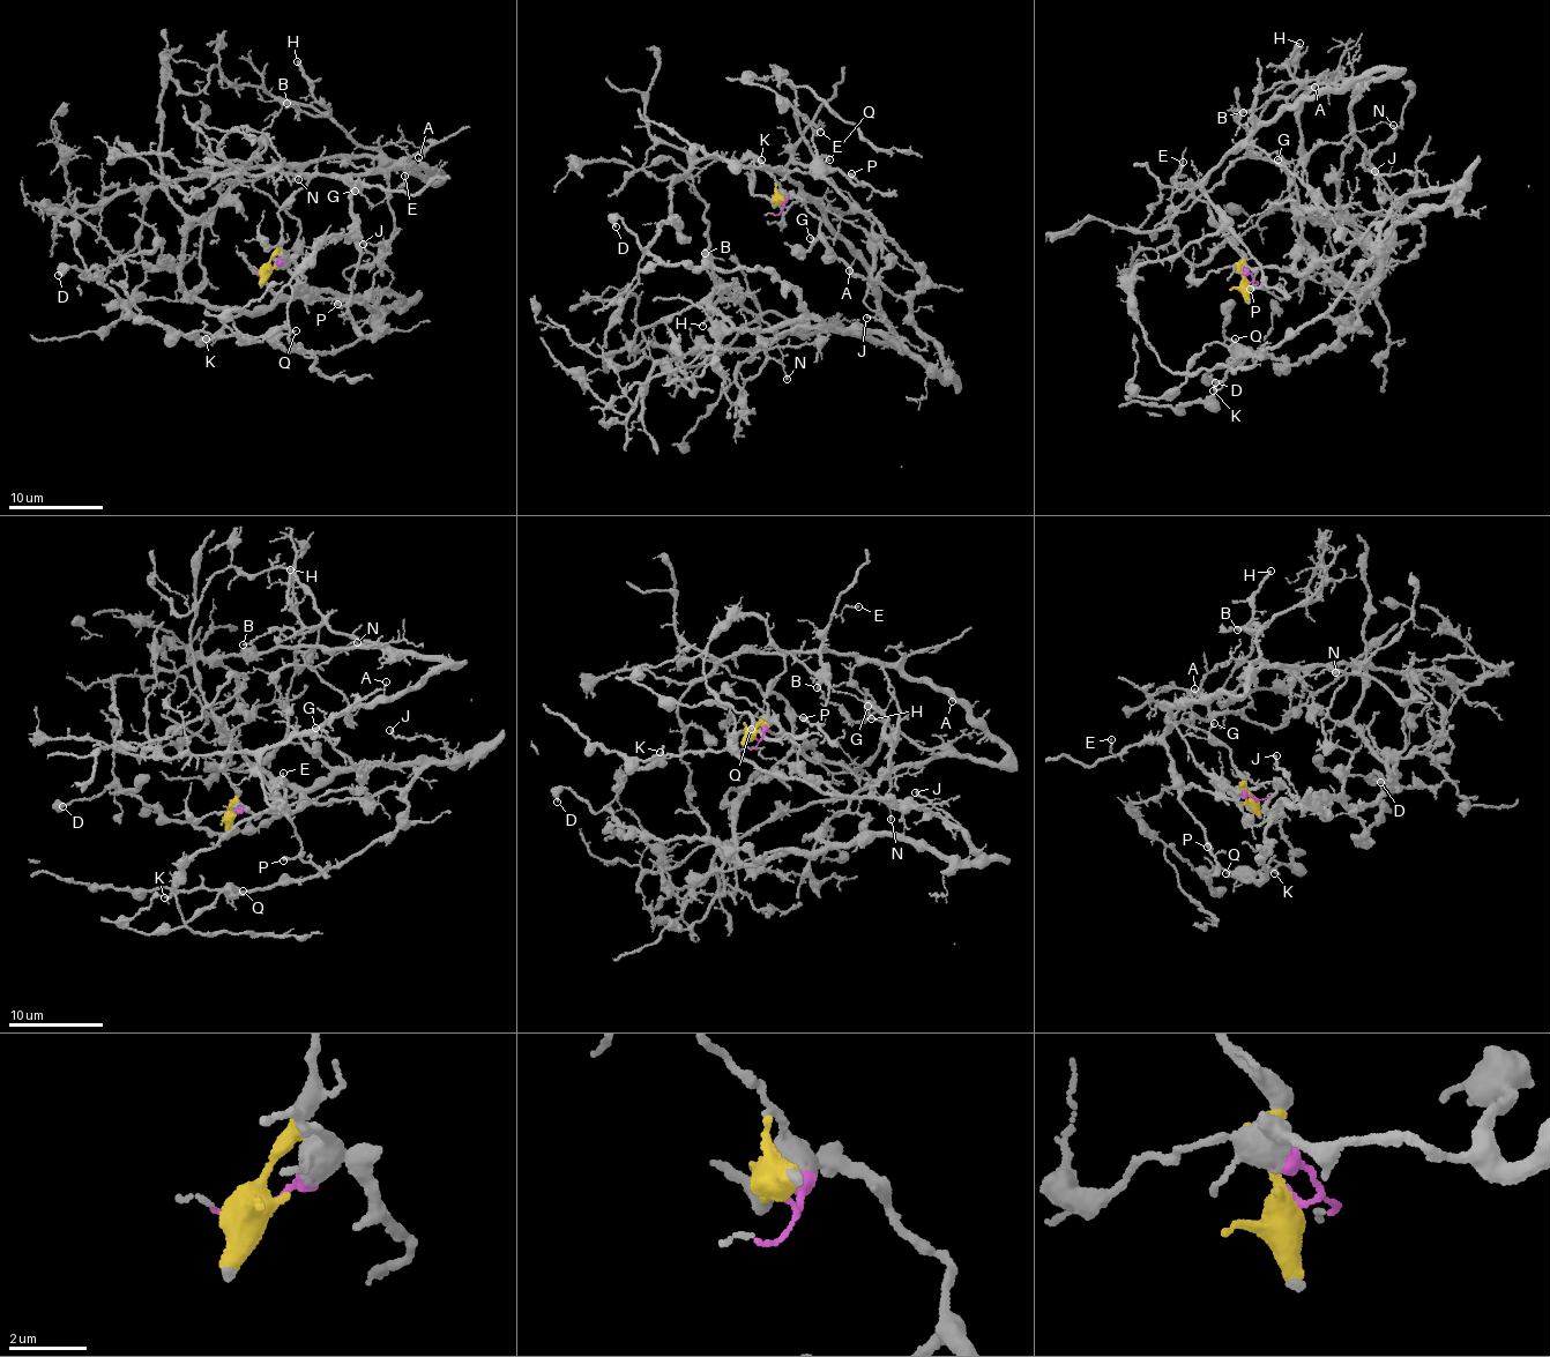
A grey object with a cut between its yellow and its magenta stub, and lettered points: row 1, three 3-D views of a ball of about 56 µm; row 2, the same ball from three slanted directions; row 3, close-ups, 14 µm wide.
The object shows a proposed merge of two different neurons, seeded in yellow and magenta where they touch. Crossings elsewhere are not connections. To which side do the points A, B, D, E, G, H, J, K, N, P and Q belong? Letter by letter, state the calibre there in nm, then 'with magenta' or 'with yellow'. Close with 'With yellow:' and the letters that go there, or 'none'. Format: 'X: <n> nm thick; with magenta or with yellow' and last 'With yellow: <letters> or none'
A: 120 nm thick; with yellow
B: 170 nm thick; with yellow
D: 320 nm thick; with magenta
E: 110 nm thick; with yellow
G: 150 nm thick; with yellow
H: 200 nm thick; with yellow
J: 160 nm thick; with magenta
K: 140 nm thick; with magenta
N: 140 nm thick; with yellow
P: 320 nm thick; with yellow
Q: 80 nm thick; with magenta
With yellow: A, B, E, G, H, N, P

